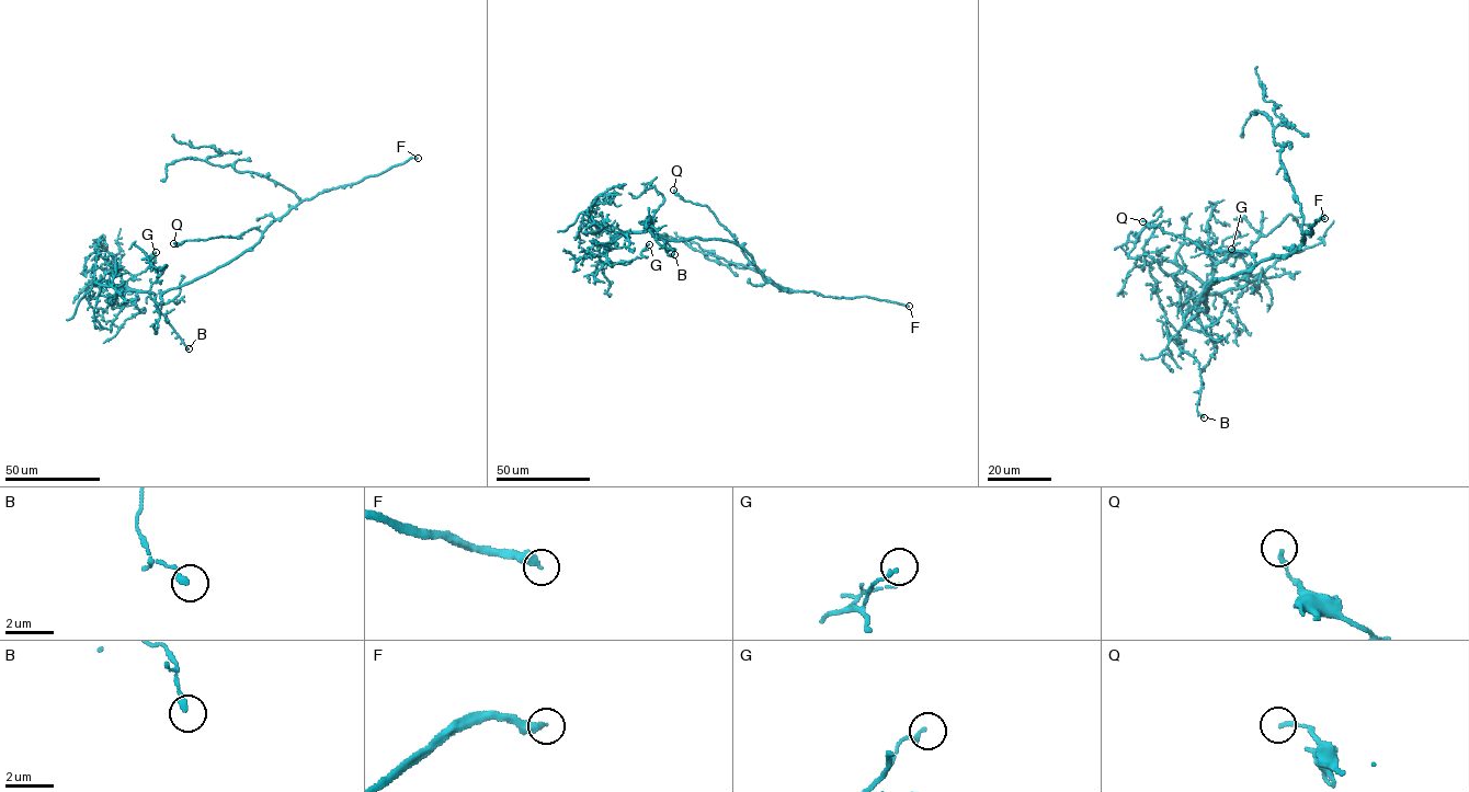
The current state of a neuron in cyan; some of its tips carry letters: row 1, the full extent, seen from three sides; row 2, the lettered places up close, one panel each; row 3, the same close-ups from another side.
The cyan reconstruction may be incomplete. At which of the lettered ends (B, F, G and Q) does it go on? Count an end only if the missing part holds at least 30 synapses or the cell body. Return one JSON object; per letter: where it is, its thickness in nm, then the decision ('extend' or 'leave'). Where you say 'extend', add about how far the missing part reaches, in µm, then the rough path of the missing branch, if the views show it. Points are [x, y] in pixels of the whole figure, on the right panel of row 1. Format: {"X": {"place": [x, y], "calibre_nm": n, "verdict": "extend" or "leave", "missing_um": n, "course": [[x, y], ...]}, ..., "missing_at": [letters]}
{"B": {"place": [1204, 417], "calibre_nm": 240, "verdict": "leave"}, "F": {"place": [1324, 218], "calibre_nm": 360, "verdict": "extend", "missing_um": 200, "course": [[1324, 218], [1325, 209], [1296, 243], [1262, 325], [1260, 302], [1225, 273], [1151, 275], [1141, 248]]}, "G": {"place": [1231, 249], "calibre_nm": 160, "verdict": "leave"}, "Q": {"place": [1142, 221], "calibre_nm": 170, "verdict": "leave"}, "missing_at": ["F"]}

